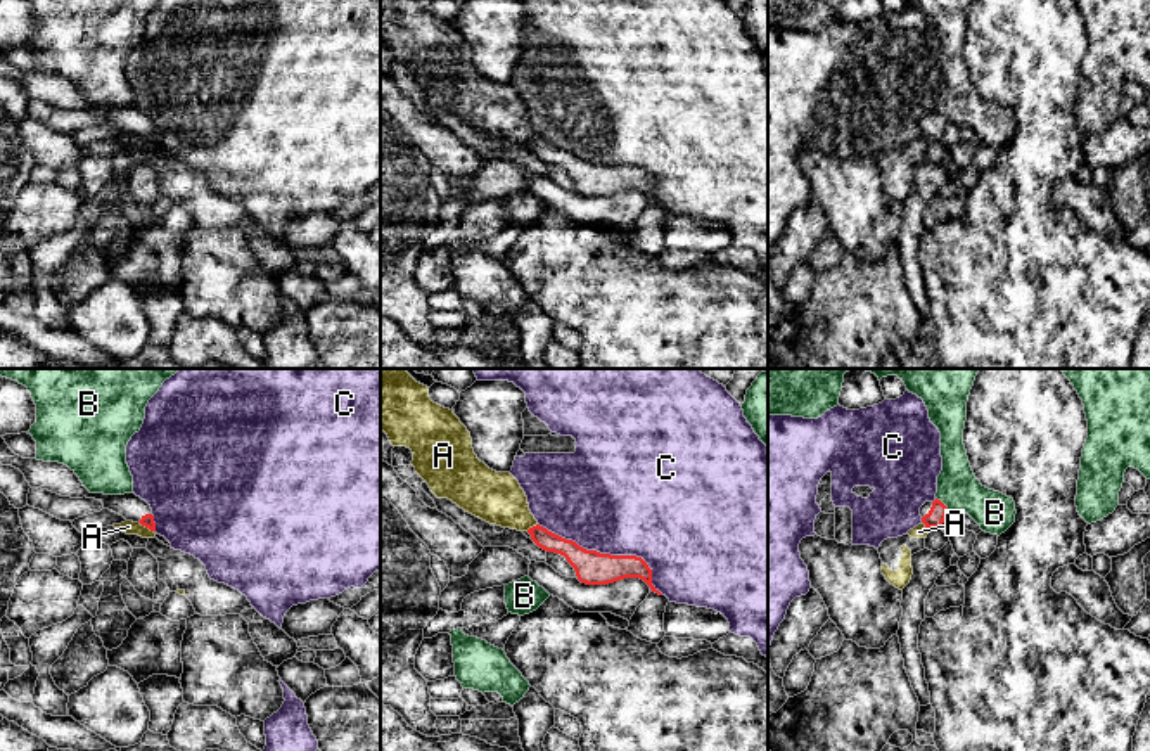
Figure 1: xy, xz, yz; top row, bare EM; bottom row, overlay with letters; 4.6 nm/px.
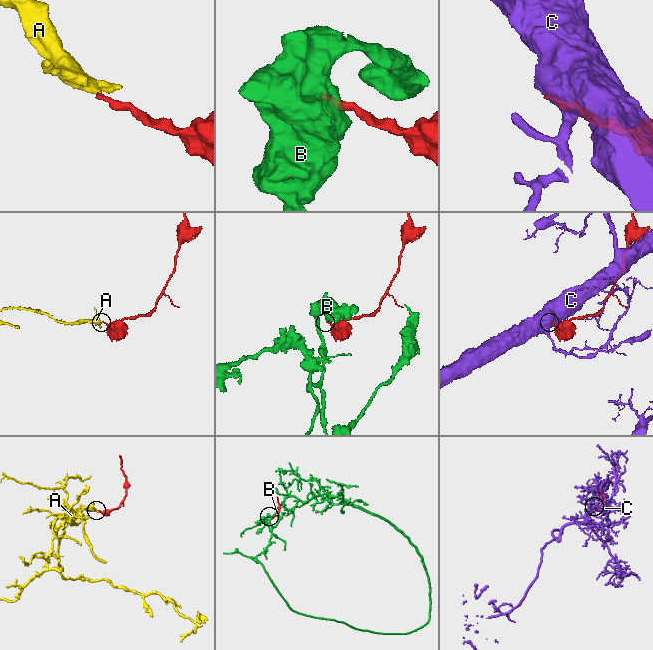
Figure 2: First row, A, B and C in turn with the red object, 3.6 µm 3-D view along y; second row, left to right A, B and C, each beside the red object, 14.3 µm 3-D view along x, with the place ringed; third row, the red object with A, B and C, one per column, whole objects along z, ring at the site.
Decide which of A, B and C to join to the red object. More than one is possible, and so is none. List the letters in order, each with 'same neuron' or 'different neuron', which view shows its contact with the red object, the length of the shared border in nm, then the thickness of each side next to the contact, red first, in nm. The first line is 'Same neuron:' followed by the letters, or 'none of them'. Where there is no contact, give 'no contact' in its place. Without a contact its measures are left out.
Same neuron: none of them
A: different neuron; contact in xy; length 90 nm; calibres 60 and 60 nm
B: different neuron; contact in yz; length 90 nm; calibres 90 and 200 nm
C: different neuron; contact in xz; length 650 nm; calibres 160 and 500 nm

